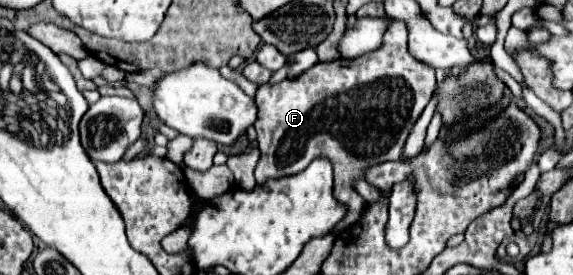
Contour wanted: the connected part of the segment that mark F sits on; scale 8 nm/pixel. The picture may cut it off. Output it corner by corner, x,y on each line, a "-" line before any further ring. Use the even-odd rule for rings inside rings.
392,22
390,30
386,30
386,38
382,46
374,50
374,54
364,54
354,60
332,60
318,62
306,74
300,74
292,80
282,80
276,84
262,84
256,90
256,106
258,106
258,122
254,124
258,132
258,148
260,160
256,164
258,184
264,184
268,178
282,178
296,172
302,172
314,158
328,158
334,166
334,190
336,198
348,204
346,218
336,224
336,234
348,230
366,208
366,200
354,190
354,182
370,170
370,166
378,166
378,162
394,162
400,160
404,142
420,118
422,110
432,98
436,78
434,70
408,54
406,48
406,26
404,22

